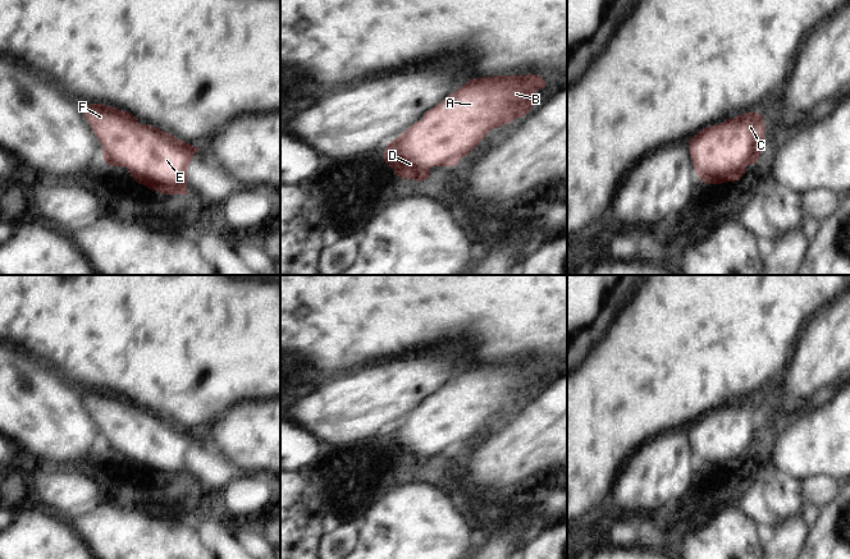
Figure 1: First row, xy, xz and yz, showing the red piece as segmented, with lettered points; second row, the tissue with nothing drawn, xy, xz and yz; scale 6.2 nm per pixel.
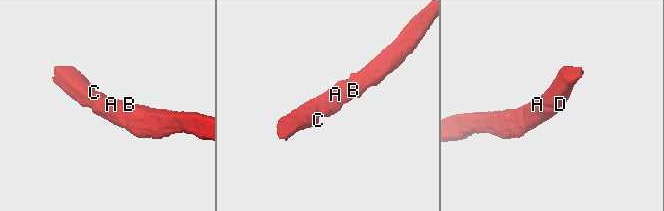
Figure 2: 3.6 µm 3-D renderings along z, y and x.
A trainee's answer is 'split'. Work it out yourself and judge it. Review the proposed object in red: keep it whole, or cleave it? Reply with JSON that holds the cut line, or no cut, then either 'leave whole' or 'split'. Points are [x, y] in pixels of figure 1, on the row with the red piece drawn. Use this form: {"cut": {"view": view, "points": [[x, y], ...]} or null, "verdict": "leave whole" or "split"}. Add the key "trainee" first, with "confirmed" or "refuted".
{"trainee": "refuted", "cut": null, "verdict": "leave whole"}

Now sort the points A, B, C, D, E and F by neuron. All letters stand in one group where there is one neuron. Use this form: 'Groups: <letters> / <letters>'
Groups: A B C D E F.

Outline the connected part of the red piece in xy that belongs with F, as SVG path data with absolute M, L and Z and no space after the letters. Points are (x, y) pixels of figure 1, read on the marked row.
M102 104L82 105L109 166L123 166L148 189L188 194L187 169L198 151L152 125L140 124L127 111Z

